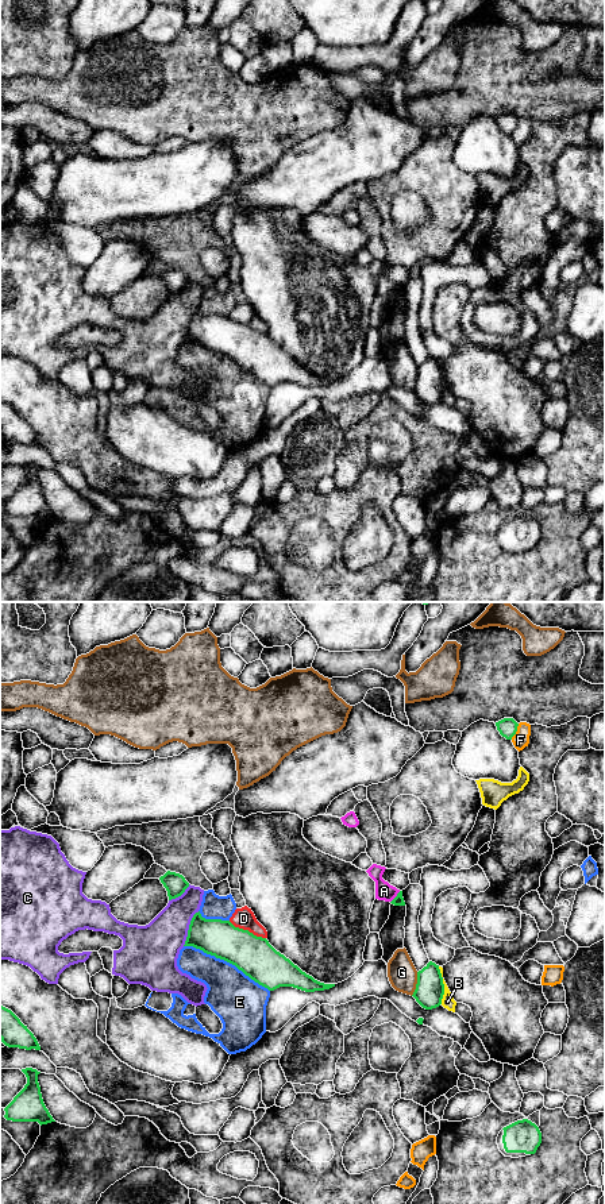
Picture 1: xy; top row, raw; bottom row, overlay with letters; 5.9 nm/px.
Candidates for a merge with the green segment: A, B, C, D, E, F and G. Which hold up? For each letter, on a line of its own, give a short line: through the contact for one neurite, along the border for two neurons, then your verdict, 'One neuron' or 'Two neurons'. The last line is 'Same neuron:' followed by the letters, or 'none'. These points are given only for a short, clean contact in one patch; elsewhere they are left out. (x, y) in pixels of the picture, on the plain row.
A: Line: xy (400, 286), (390, 297). Two neurons
B: Two neurons
C: Two neurons
D: Two neurons
E: Two neurons
F: Two neurons
G: Two neurons
Same neuron: none

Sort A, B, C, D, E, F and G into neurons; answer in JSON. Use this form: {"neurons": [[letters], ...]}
{"neurons": [["A"], ["B"], ["C"], ["D"], ["E"], ["F"], ["G"]]}

